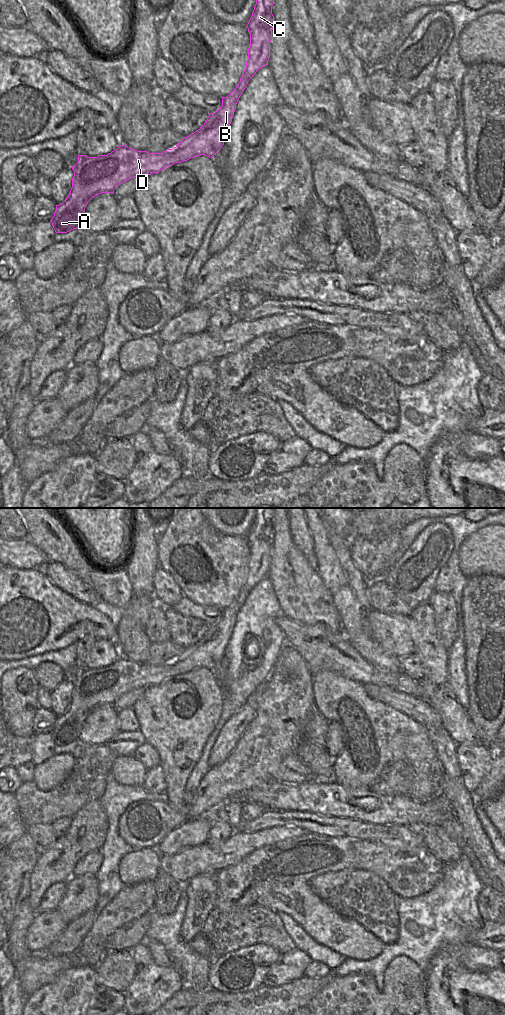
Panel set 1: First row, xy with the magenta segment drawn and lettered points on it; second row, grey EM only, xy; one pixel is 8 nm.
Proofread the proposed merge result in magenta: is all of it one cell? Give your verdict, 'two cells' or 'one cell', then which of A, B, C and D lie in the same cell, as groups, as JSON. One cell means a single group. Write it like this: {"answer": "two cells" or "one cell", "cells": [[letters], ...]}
{"answer": "one cell", "cells": [["A", "B", "C", "D"]]}

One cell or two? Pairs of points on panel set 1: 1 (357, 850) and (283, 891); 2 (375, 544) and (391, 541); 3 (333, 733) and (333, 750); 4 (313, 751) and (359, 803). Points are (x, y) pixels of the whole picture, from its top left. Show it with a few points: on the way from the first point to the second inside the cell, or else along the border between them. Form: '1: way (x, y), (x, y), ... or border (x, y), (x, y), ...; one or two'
1: border (279, 880), (304, 880), (307, 883); two
2: way (379, 544), (387, 542); one
3: way (333, 737), (333, 746); one
4: border (314, 780), (321, 782), (334, 781); two

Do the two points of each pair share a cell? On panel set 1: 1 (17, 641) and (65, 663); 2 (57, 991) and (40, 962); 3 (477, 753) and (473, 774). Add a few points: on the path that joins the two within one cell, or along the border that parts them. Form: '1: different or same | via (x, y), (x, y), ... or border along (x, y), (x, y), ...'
1: different | border along (66, 647), (20, 659)
2: different | border along (70, 967), (31, 994)
3: same | via (475, 758), (473, 769)

